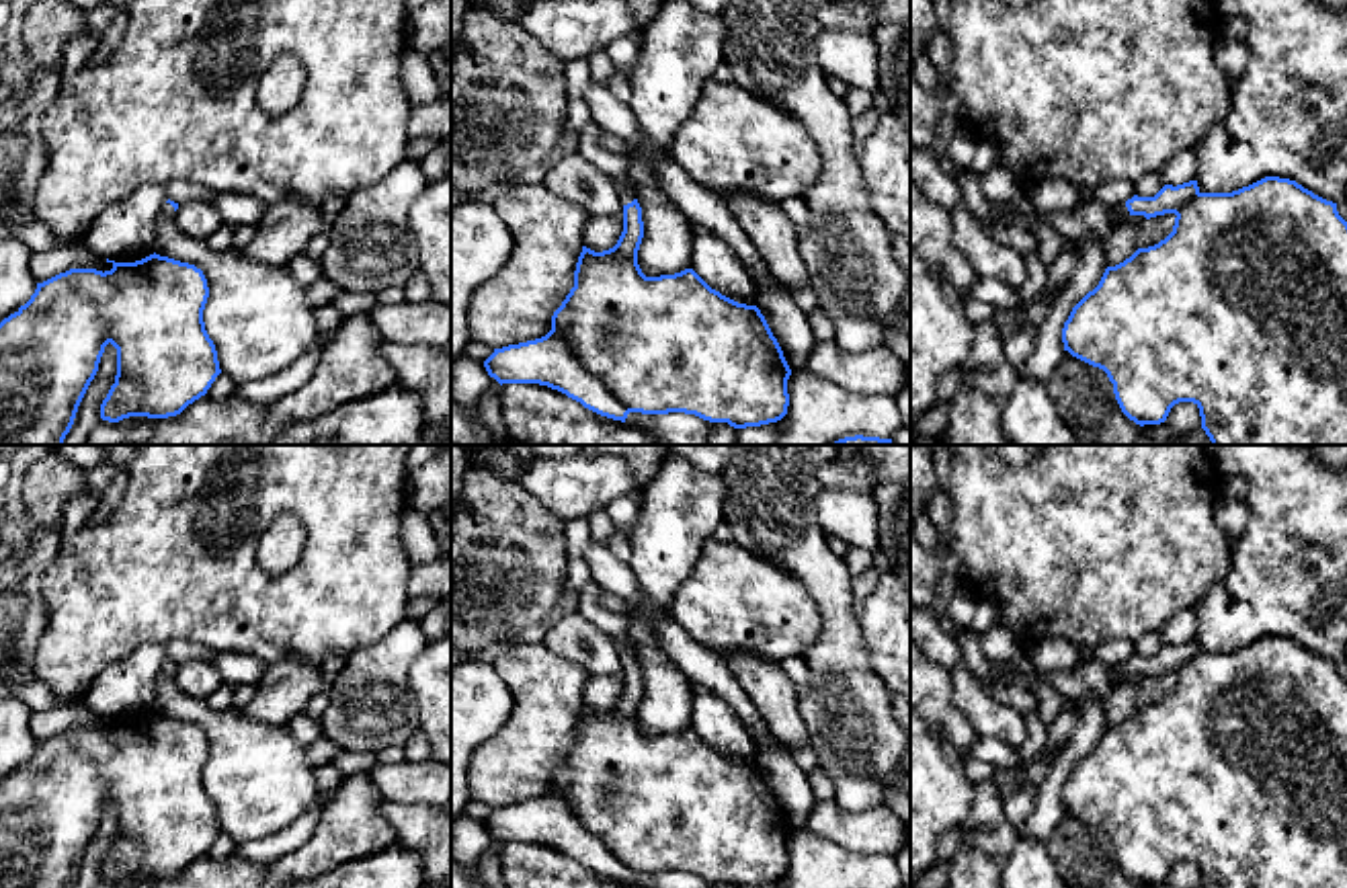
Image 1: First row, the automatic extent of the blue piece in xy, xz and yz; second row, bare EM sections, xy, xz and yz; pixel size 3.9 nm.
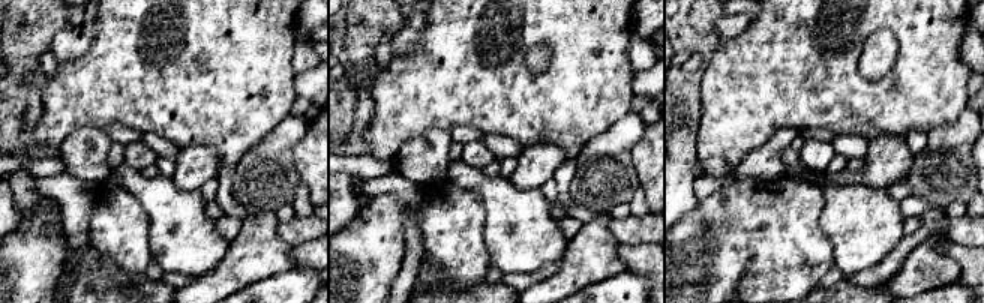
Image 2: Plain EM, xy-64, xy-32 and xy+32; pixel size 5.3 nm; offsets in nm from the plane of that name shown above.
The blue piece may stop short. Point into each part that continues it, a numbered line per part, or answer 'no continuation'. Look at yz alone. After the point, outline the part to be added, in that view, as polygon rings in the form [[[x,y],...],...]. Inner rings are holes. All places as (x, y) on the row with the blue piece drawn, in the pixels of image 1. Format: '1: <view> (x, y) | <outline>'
no continuation

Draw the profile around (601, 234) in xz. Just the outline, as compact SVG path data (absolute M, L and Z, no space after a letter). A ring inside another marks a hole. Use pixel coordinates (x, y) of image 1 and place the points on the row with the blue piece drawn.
M623 215L590 217L584 228L582 244L595 252L603 252L617 244L621 232L623 232Z

